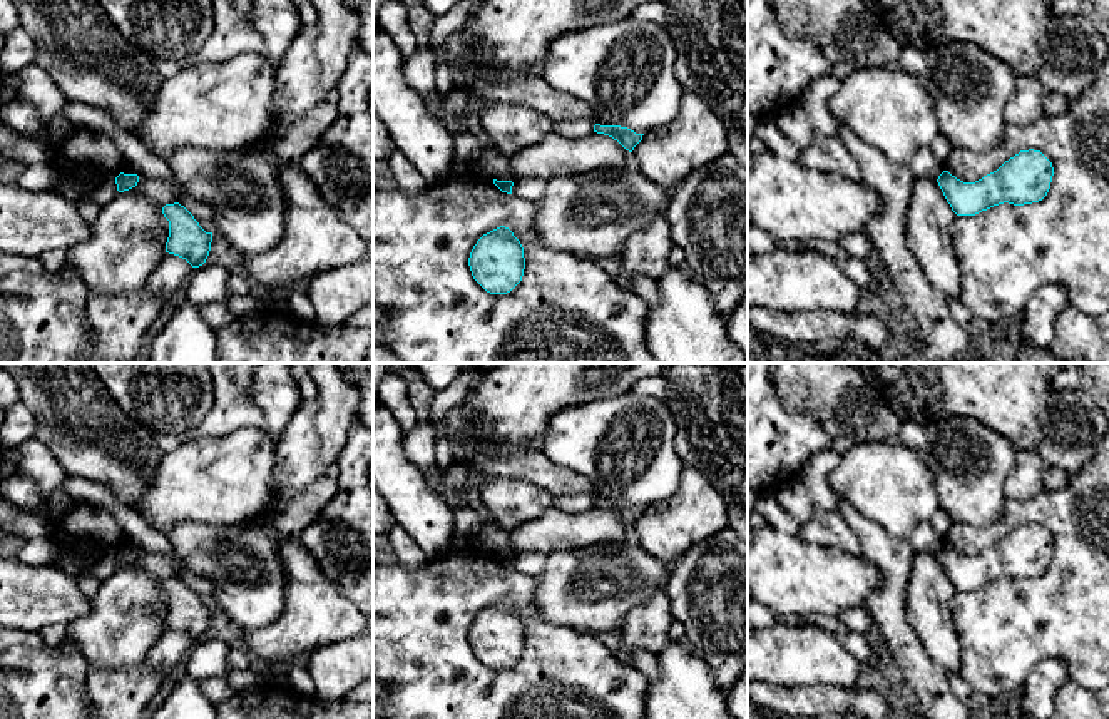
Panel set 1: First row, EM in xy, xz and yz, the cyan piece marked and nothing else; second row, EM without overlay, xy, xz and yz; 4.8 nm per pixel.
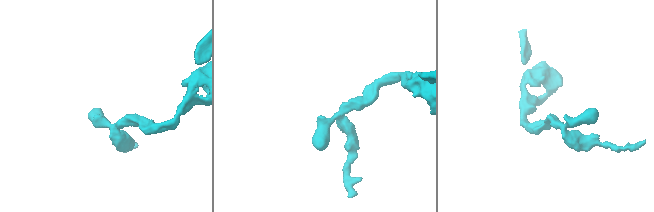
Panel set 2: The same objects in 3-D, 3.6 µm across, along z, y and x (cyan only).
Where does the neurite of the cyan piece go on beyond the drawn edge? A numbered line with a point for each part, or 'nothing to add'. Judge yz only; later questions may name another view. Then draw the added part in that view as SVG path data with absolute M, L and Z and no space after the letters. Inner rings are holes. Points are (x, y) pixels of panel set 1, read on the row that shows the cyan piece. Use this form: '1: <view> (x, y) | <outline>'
nothing to add

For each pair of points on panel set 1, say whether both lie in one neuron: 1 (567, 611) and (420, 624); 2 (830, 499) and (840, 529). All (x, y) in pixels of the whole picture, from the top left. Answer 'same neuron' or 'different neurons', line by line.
1: different neurons
2: different neurons

